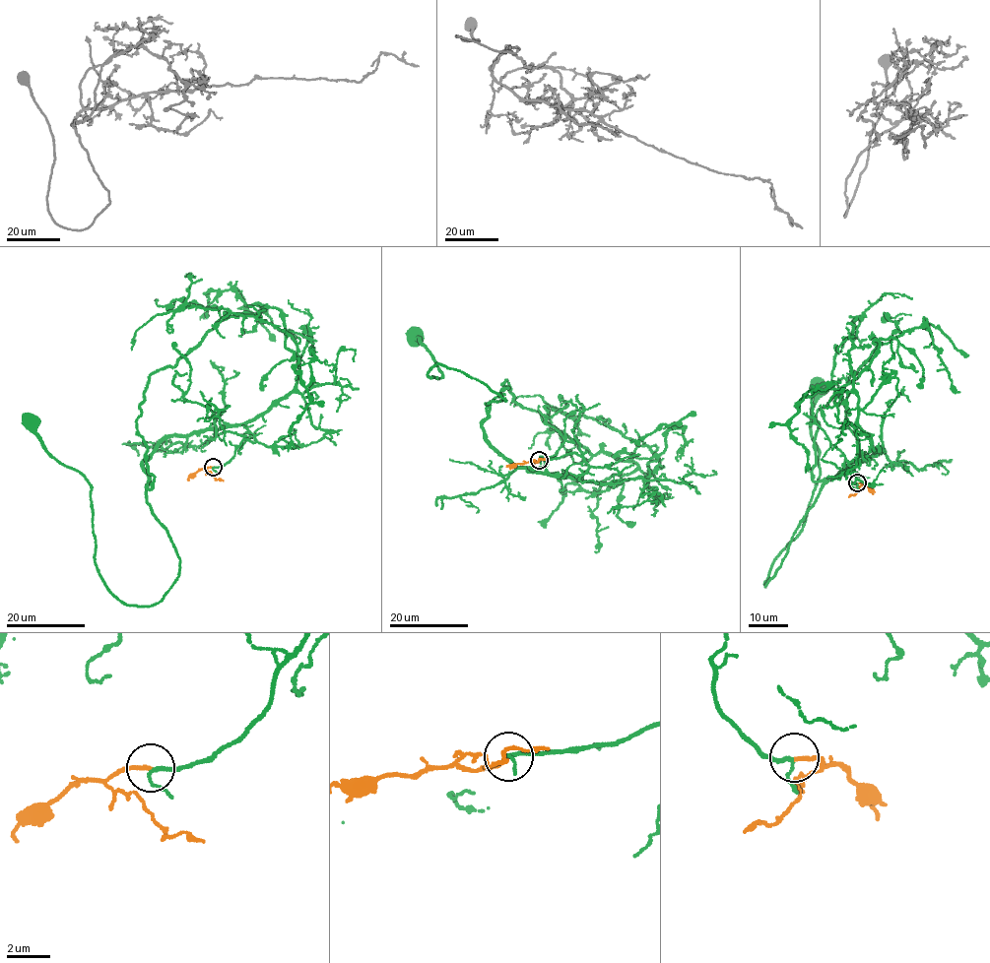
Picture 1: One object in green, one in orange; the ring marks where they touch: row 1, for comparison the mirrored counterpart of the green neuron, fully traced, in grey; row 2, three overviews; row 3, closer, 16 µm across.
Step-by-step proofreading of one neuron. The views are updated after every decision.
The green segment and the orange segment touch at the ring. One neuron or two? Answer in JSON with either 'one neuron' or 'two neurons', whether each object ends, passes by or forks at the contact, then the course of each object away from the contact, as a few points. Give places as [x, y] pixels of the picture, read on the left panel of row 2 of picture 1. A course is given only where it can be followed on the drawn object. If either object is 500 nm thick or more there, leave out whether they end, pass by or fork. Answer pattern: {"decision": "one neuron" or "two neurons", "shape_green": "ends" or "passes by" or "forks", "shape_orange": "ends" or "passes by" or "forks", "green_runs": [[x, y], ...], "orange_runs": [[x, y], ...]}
{"decision": "one neuron", "shape_green": "passes by", "shape_orange": "ends", "green_runs": [[213, 467], [245, 424], [144, 460], [179, 566], [121, 603], [91, 484], [29, 419]], "orange_runs": [[213, 467], [206, 469], [215, 480], [223, 481]]}

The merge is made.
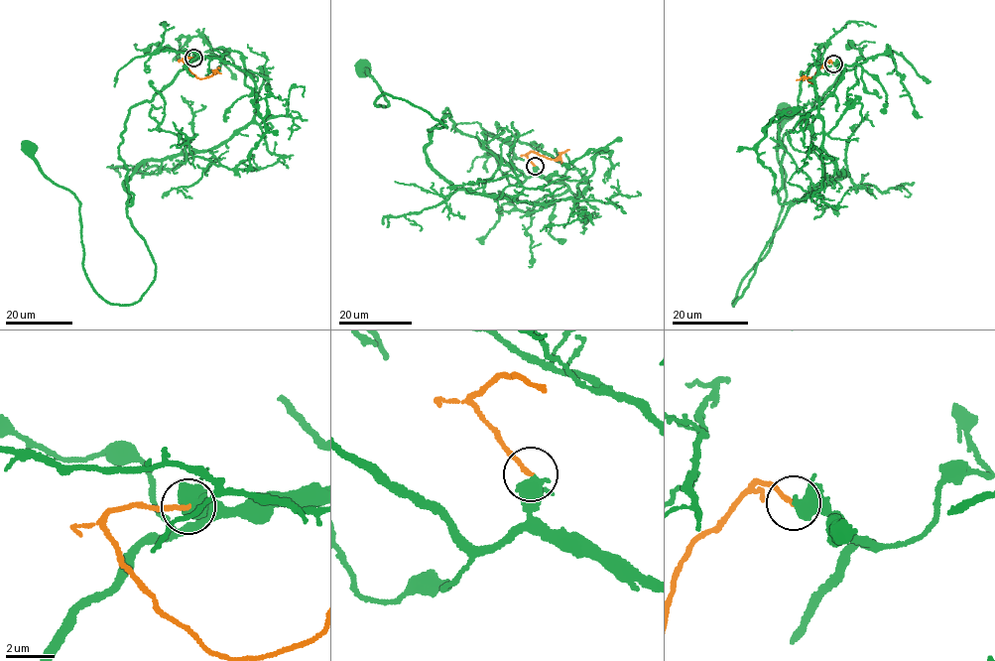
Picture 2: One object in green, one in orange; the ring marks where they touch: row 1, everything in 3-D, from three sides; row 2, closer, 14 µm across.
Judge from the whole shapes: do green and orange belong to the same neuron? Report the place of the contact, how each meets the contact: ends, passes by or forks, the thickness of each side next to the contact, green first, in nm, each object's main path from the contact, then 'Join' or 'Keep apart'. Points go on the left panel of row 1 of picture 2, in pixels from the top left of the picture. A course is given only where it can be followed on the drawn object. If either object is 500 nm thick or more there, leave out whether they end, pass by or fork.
Place: (193, 58). At the ring green forks. At the ring orange ends. Thickness 440 nm (green) against 190 nm. Course of green: (194, 58), (121, 135), (126, 210), (156, 266), (137, 302), (93, 288), (79, 201), (28, 146). Course of orange: (194, 58), (183, 60), (198, 78), (211, 75), (215, 70), (221, 73). Join

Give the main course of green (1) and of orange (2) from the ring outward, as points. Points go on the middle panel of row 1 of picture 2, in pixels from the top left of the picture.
1: (535, 166), (527, 177), (447, 108), (428, 131), (446, 127), (384, 92), (376, 105), (389, 104), (362, 66)
2: (535, 166), (526, 155), (534, 151), (556, 159), (569, 149)

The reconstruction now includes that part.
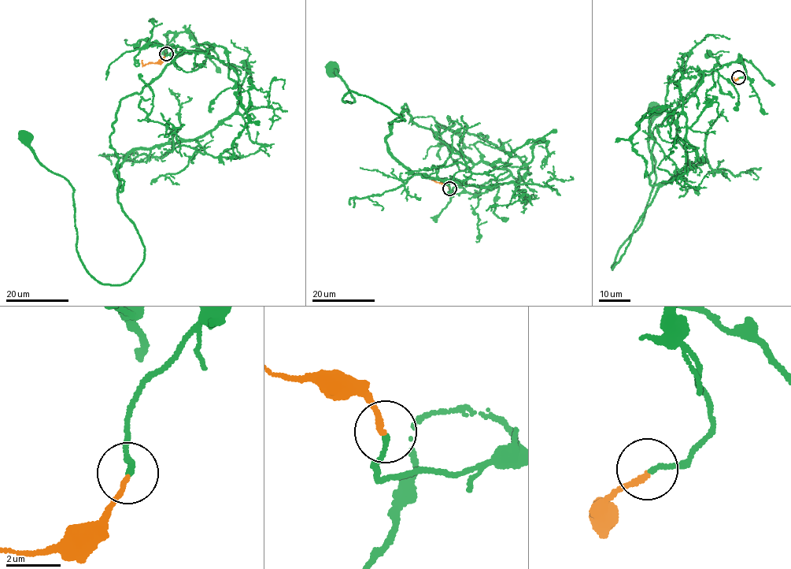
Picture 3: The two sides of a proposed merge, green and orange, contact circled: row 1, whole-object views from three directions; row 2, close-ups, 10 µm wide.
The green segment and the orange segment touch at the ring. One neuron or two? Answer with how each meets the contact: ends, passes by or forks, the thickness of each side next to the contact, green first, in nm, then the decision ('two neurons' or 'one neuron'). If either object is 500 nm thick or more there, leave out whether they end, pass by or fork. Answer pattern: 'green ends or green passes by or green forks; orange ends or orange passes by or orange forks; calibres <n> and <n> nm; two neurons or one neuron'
green ends; orange ends; calibres 170 and 170 nm; one neuron

